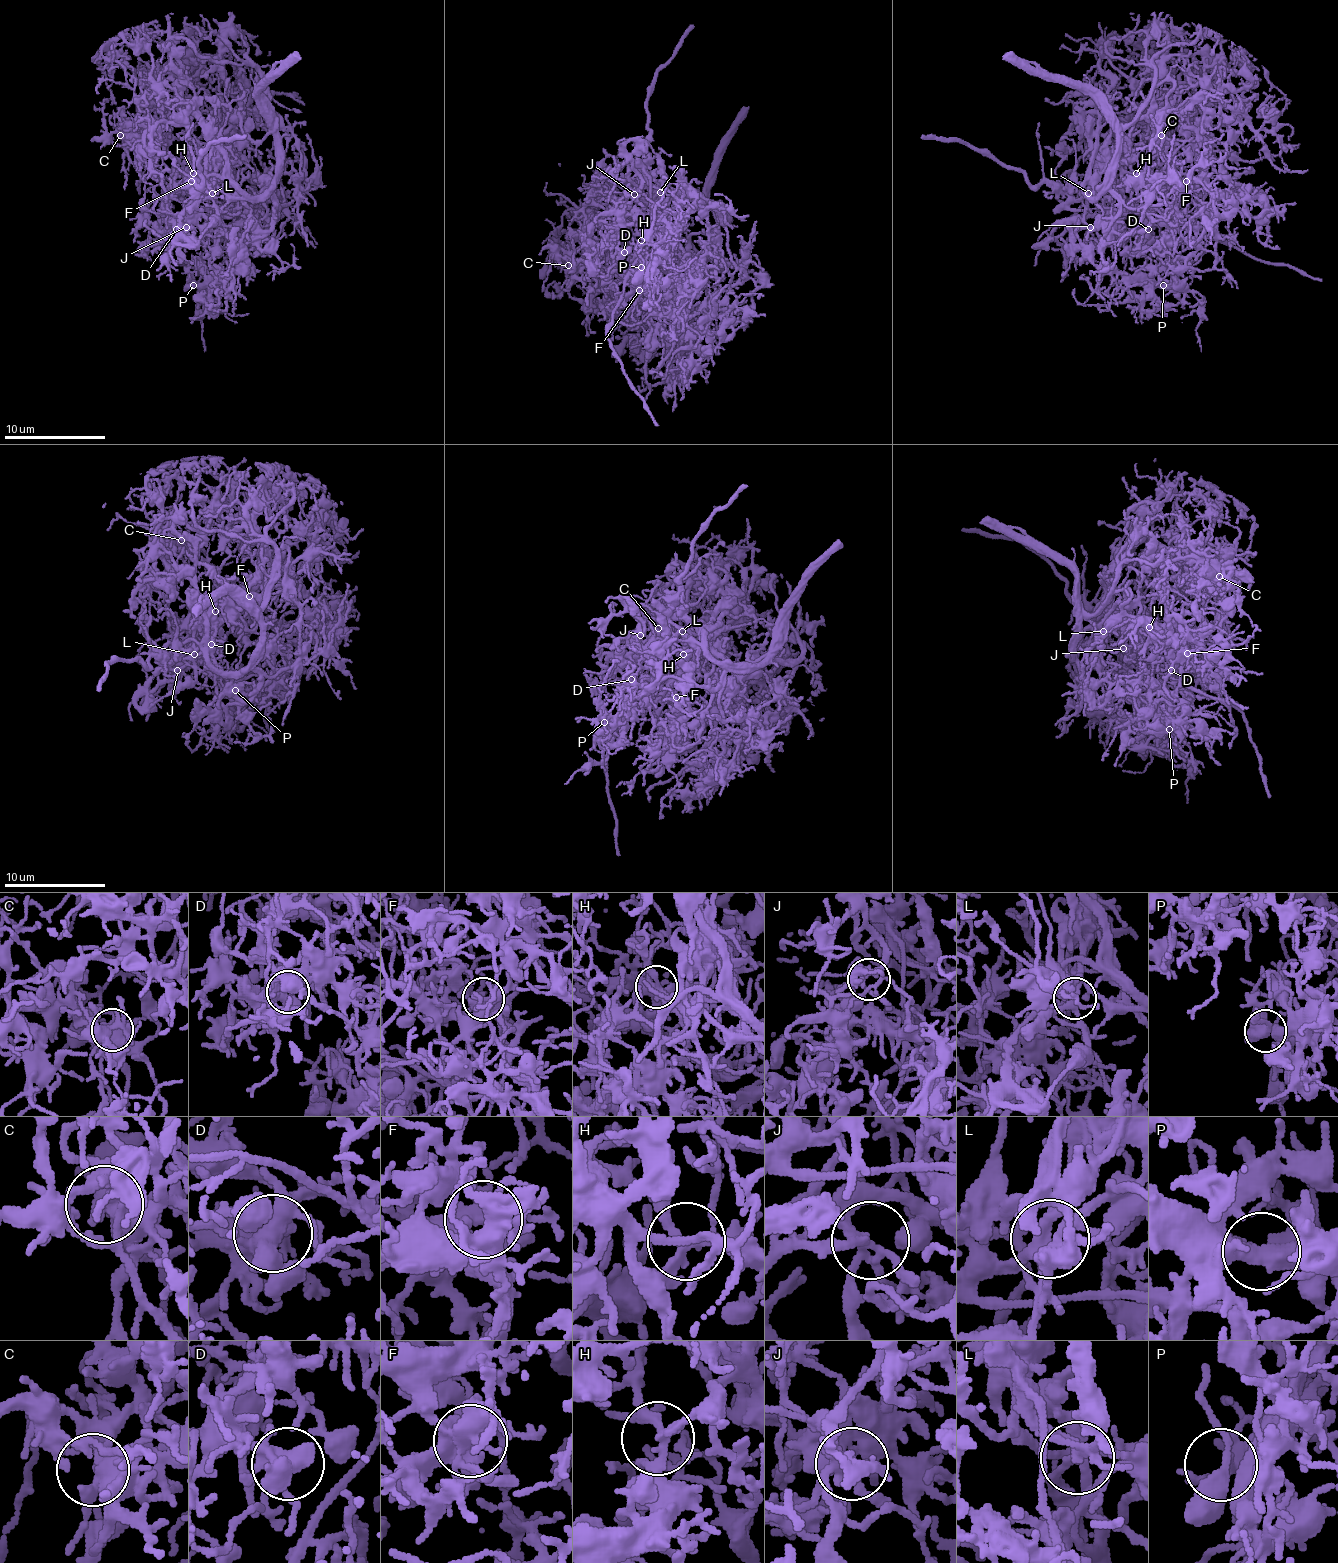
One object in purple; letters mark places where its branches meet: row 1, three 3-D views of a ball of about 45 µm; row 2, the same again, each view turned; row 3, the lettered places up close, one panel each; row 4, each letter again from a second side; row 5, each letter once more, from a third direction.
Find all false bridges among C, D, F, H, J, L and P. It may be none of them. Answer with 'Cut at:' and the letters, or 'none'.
Cut at: L

